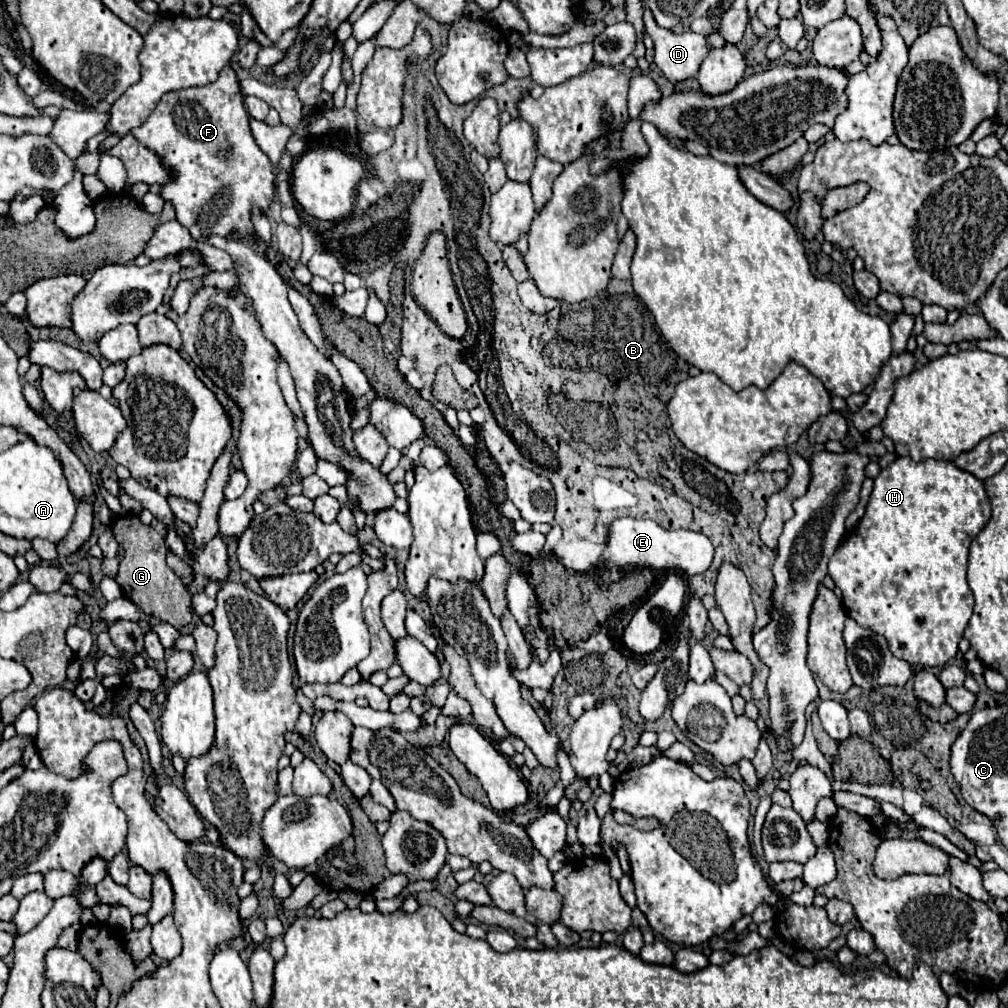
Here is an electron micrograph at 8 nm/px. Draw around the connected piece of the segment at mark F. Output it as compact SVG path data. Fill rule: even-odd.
M225 65L225 67L223 67L223 75L221 75L215 83L209 83L209 85L205 85L205 87L189 87L189 89L169 91L169 93L159 101L159 105L153 109L153 113L151 113L139 127L131 129L131 133L133 133L143 145L151 147L157 155L161 155L161 159L165 161L165 165L171 167L171 169L175 171L175 181L173 181L171 185L163 185L163 193L161 193L161 197L163 197L165 201L171 201L171 203L175 205L177 221L179 221L181 225L189 227L191 235L193 235L197 241L201 241L207 233L215 233L215 235L227 237L231 229L245 231L245 233L253 233L253 223L251 223L251 219L249 219L249 207L255 205L255 207L261 207L261 211L267 211L269 205L273 203L275 177L273 177L273 171L271 171L271 161L269 161L269 157L257 147L257 143L255 143L255 139L253 139L253 135L251 135L251 129L249 129L249 113L247 113L245 107L243 107L243 99L241 99L241 95L239 95L239 81L237 81L237 75L235 75L235 71L233 71L231 65ZM227 149L231 151L229 157L225 157Z

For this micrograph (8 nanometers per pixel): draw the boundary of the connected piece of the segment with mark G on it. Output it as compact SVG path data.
M125 513L113 519L111 525L115 539L123 547L123 561L119 563L119 571L115 581L121 585L127 599L135 601L147 615L159 617L173 627L187 625L191 621L191 595L179 581L179 577L165 563L165 537L159 535L151 525L141 523L135 513Z

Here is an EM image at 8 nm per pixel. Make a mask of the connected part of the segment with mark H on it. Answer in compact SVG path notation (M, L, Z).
M897 457L891 465L887 465L879 477L875 477L875 487L869 497L867 509L863 519L853 527L851 533L847 533L845 541L839 543L835 549L833 557L829 559L829 575L835 581L835 585L843 591L843 605L845 611L851 619L855 619L861 627L871 629L887 639L887 645L891 653L909 663L909 665L921 665L921 667L945 667L959 651L959 641L963 637L963 631L967 629L967 623L973 613L973 593L967 585L967 557L969 557L969 547L975 541L975 537L981 533L981 529L989 523L991 519L991 505L989 497L985 493L983 481L977 479L975 475L955 467L951 461L941 461L941 459L925 459L925 461L913 461L911 457Z

